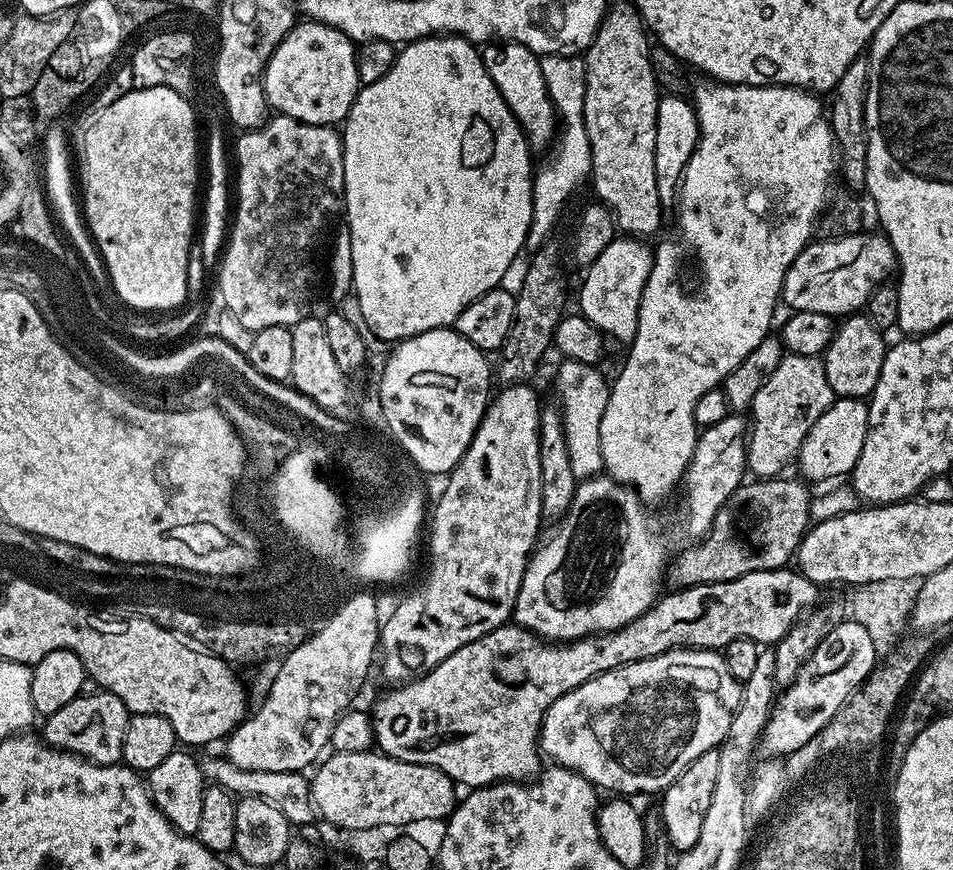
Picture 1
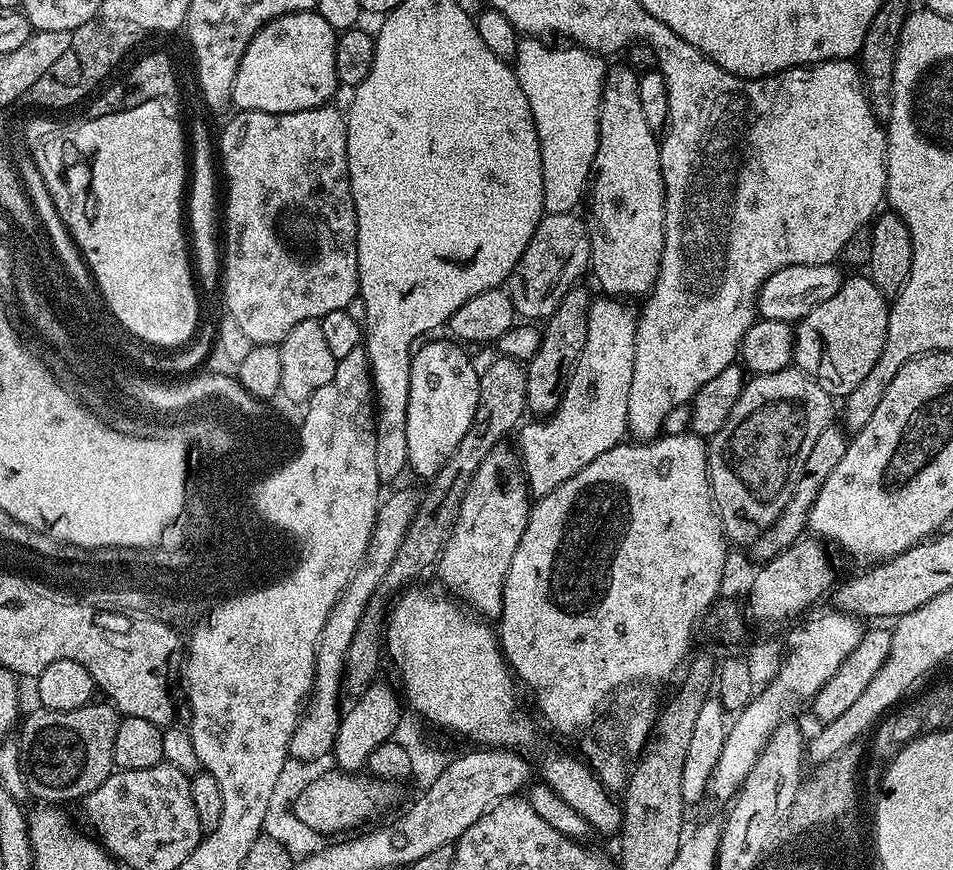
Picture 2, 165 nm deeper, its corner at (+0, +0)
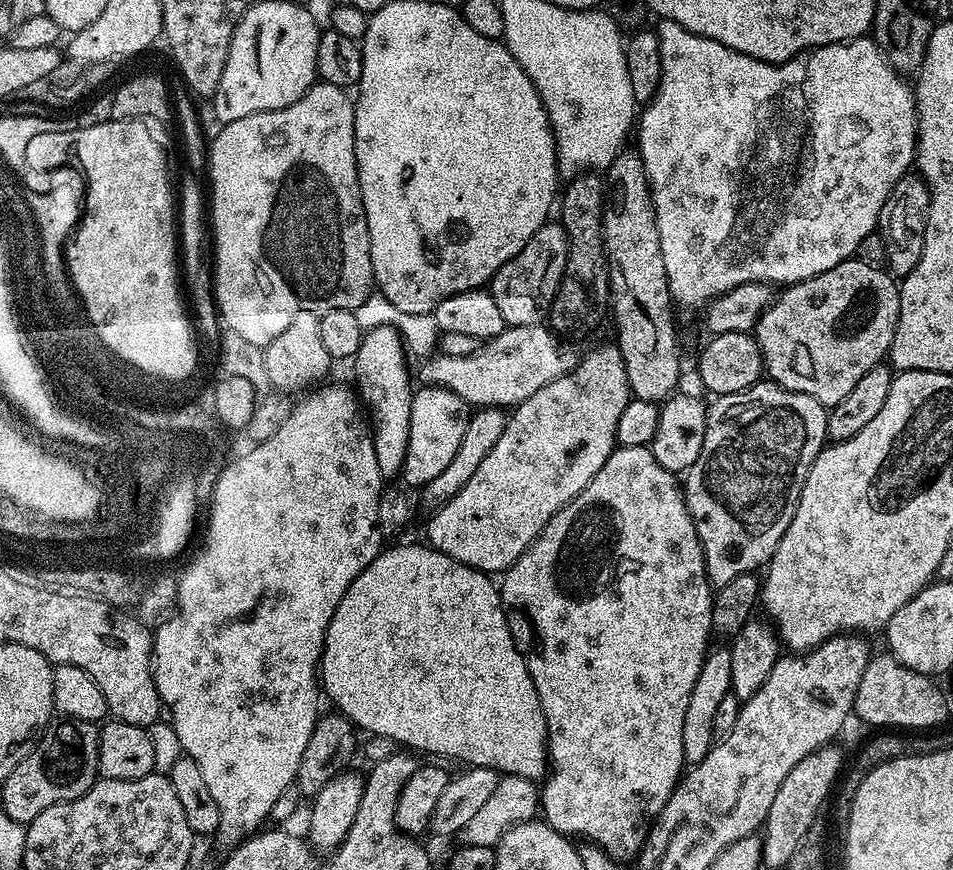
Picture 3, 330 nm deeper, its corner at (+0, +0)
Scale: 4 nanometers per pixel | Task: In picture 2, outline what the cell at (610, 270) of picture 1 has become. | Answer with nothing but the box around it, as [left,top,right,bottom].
[518,295,638,498]

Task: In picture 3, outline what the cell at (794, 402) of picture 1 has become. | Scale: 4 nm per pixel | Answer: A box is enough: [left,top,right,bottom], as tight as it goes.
[682,382,828,589]

